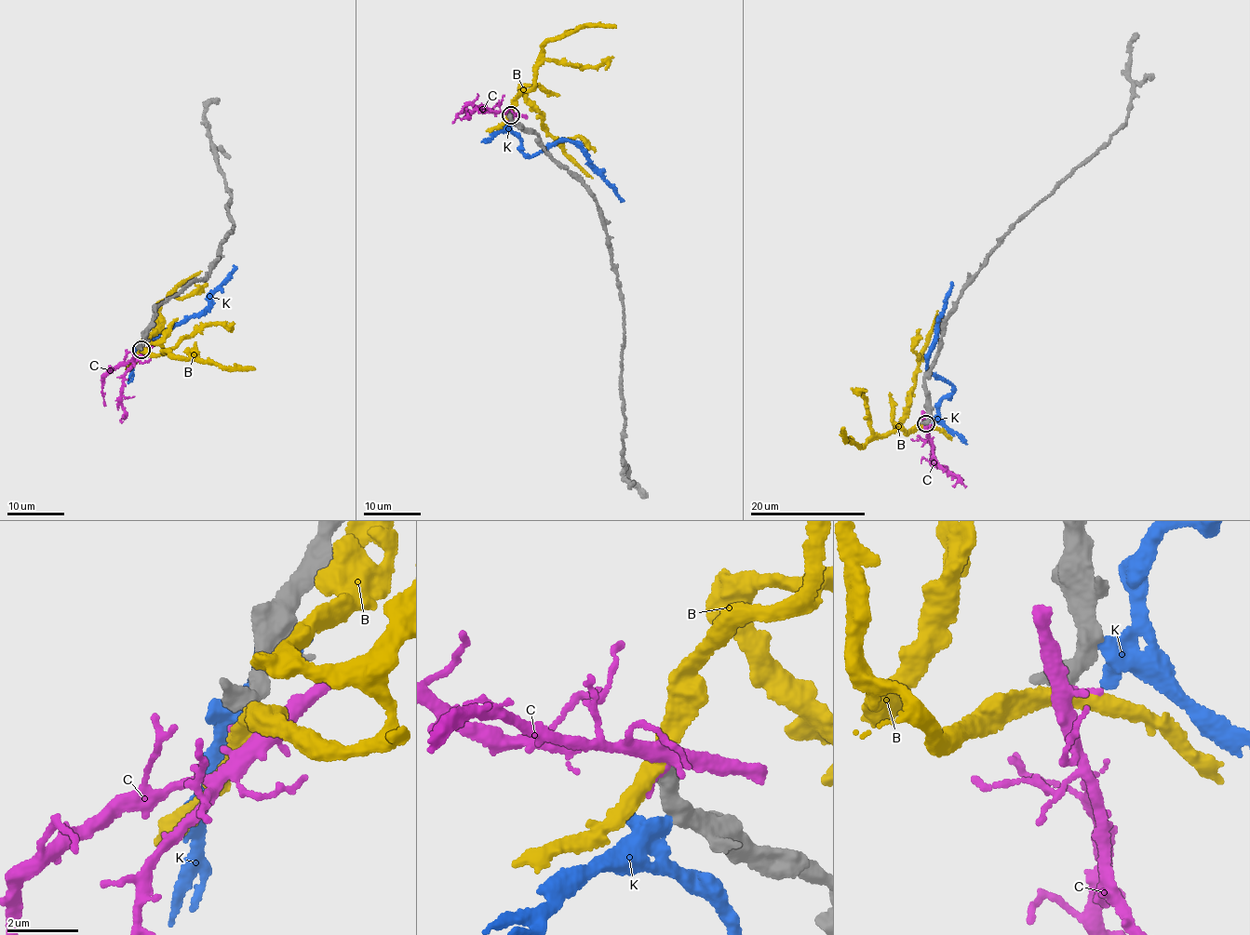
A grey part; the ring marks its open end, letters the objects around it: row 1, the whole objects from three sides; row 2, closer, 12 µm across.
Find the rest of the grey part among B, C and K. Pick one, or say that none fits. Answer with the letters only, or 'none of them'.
none of them

